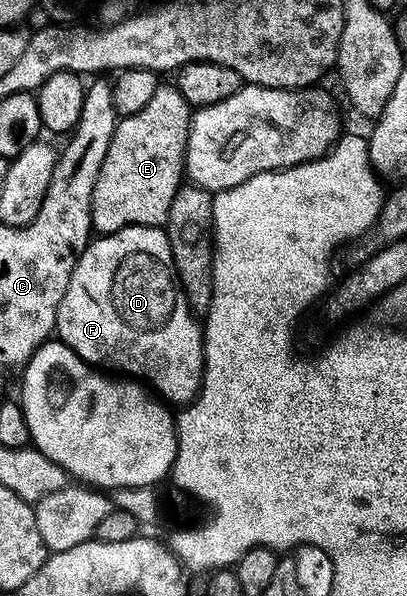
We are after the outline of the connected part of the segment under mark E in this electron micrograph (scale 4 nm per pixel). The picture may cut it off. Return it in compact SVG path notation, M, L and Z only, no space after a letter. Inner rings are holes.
M164 84L157 85L156 91L150 96L150 101L146 103L146 108L142 108L142 112L137 114L129 114L121 117L116 124L116 131L112 134L112 143L106 152L106 160L102 160L102 168L98 168L98 180L94 184L94 196L92 197L92 229L97 235L103 236L113 234L127 226L158 226L163 227L168 220L170 212L170 204L174 200L174 196L180 190L182 185L182 175L185 173L184 153L186 152L186 144L188 143L188 126L192 123L193 111L188 105L188 101L180 95L175 85Z

